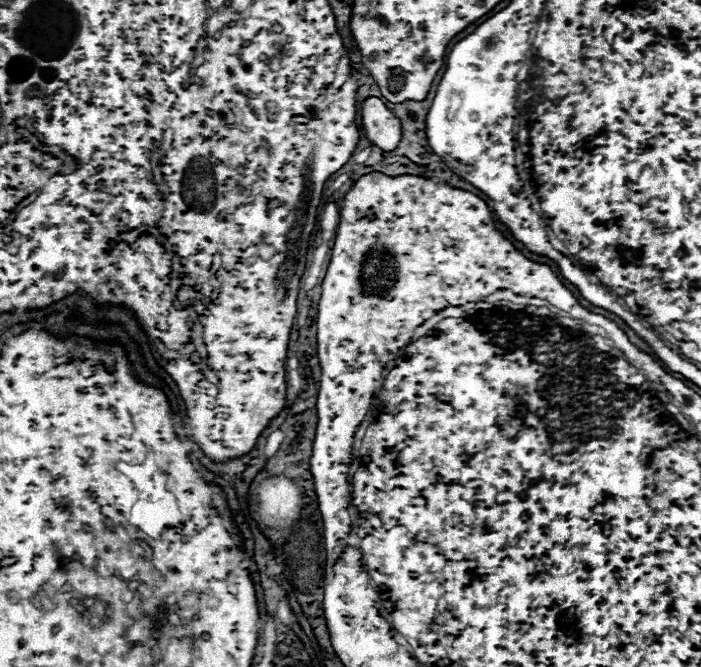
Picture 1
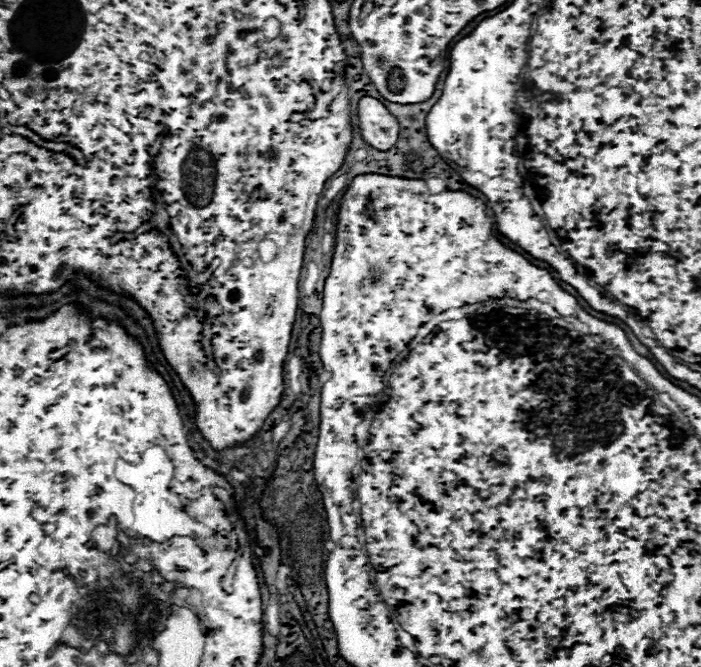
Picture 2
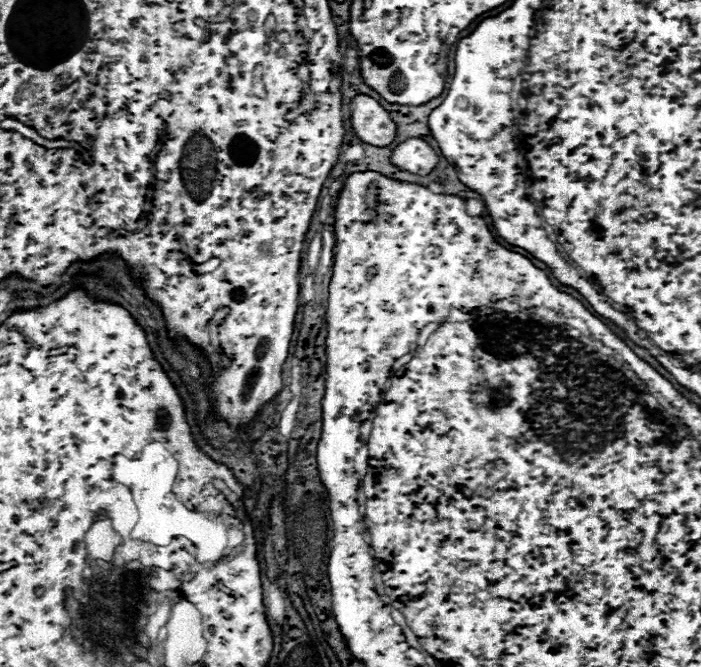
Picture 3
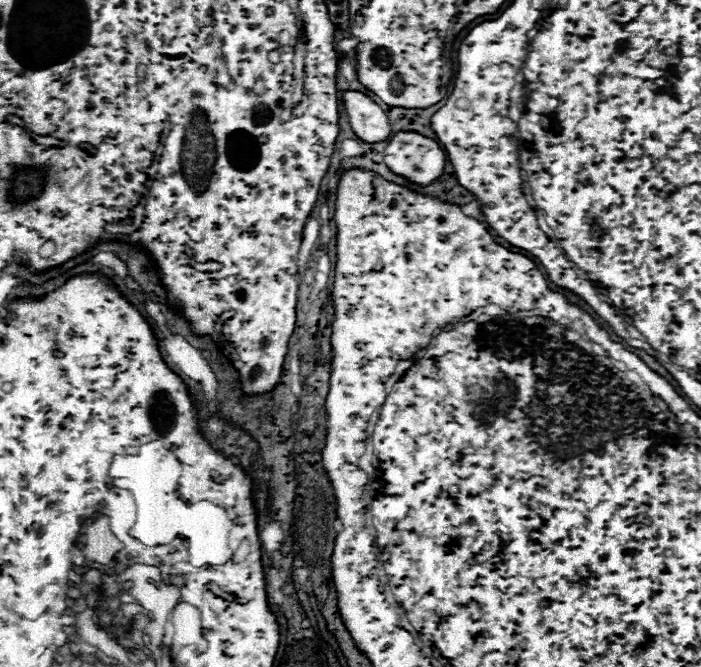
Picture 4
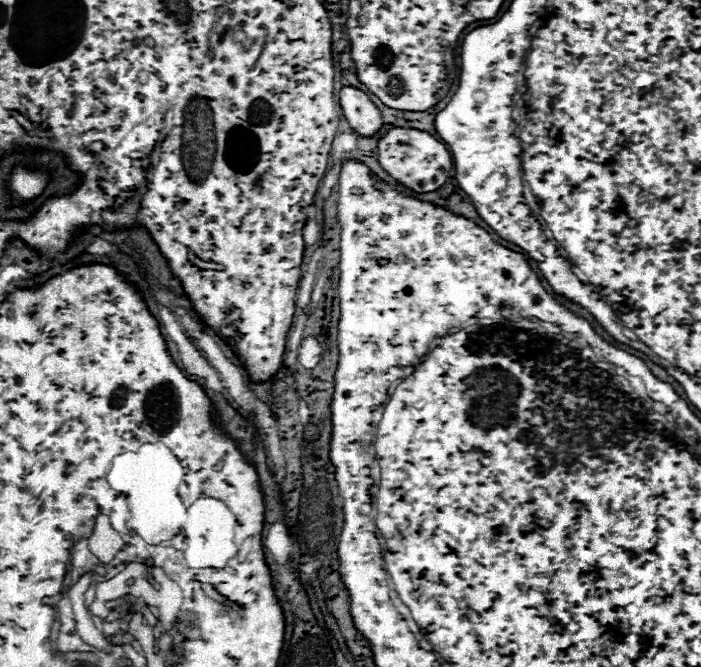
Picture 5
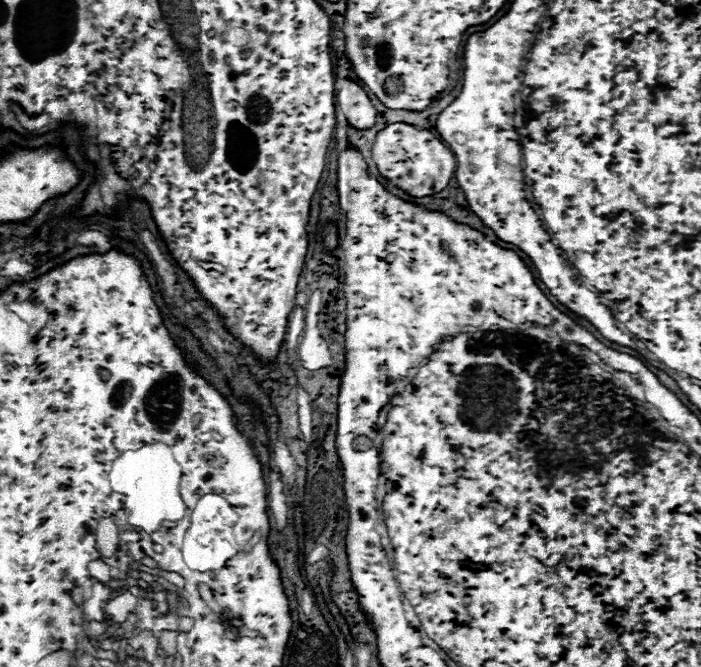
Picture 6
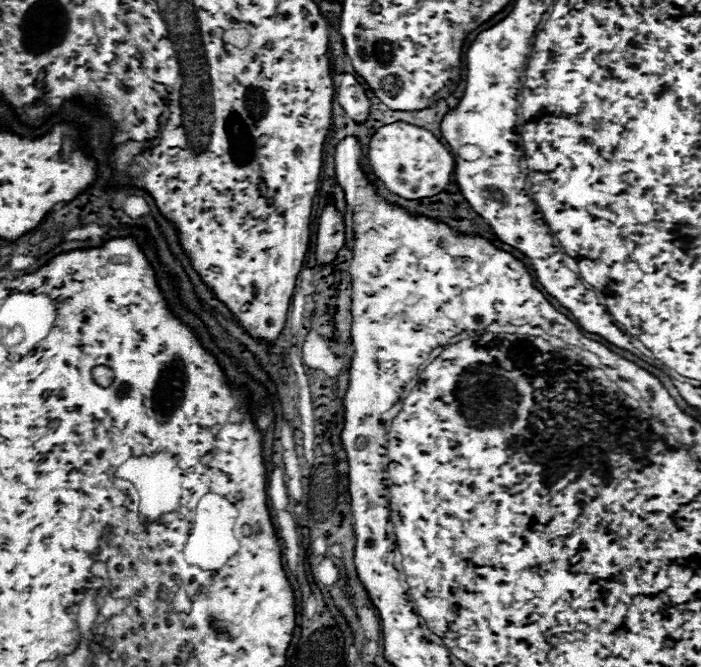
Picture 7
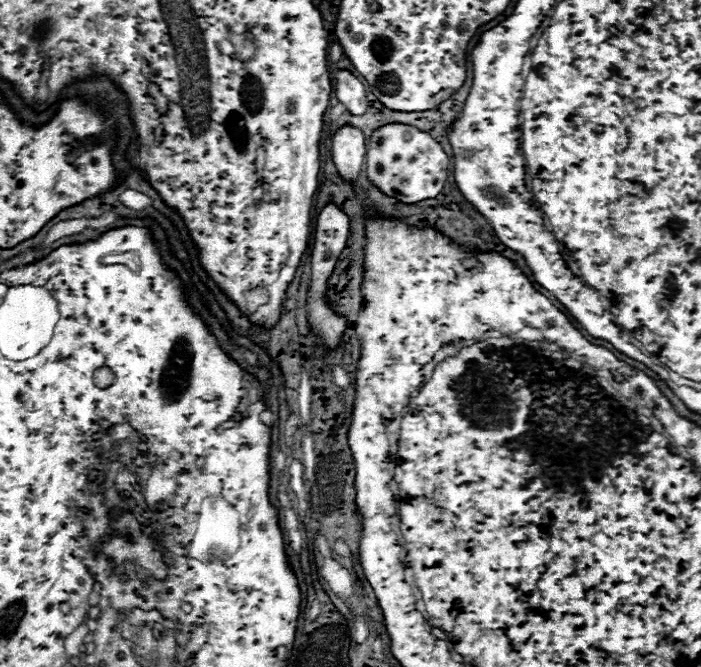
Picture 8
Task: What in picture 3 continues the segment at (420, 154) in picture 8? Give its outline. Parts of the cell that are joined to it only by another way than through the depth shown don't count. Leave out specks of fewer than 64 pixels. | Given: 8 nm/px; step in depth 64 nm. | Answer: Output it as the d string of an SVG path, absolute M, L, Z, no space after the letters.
M406 138L392 150L390 162L406 172L428 176L438 166L440 154L422 138Z

